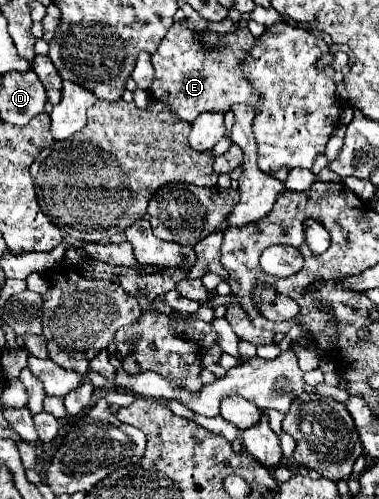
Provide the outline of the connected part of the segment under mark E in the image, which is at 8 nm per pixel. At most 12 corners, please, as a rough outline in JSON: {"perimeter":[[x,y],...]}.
{"perimeter":[[247,20],[229,34],[173,24],[151,56],[151,96],[185,122],[253,110]]}

